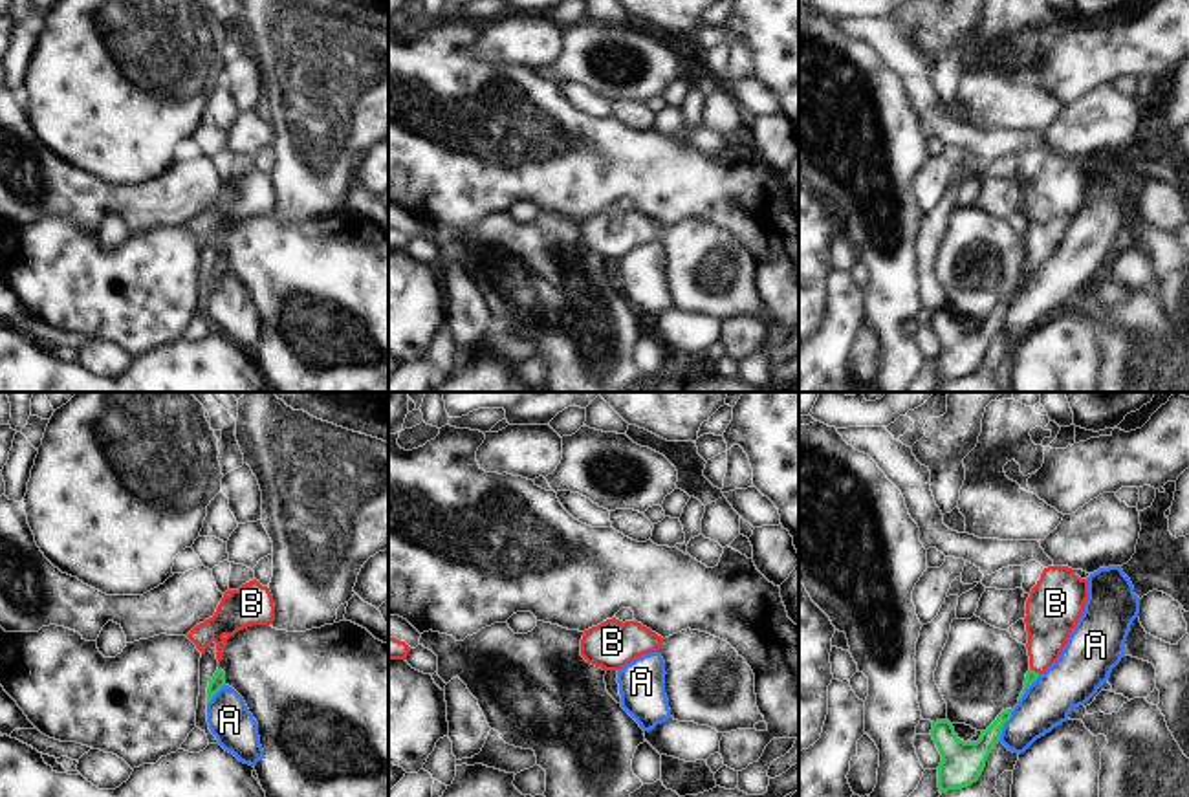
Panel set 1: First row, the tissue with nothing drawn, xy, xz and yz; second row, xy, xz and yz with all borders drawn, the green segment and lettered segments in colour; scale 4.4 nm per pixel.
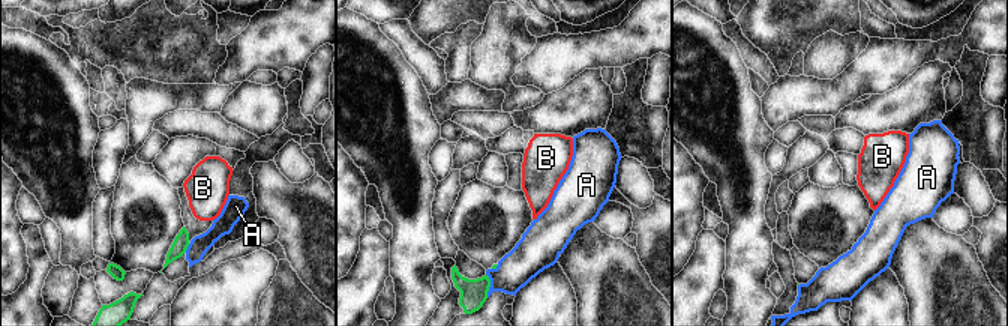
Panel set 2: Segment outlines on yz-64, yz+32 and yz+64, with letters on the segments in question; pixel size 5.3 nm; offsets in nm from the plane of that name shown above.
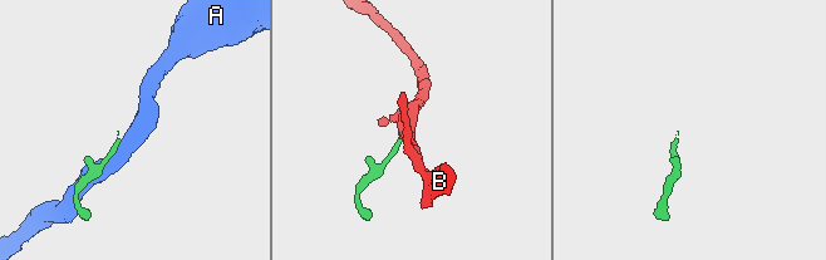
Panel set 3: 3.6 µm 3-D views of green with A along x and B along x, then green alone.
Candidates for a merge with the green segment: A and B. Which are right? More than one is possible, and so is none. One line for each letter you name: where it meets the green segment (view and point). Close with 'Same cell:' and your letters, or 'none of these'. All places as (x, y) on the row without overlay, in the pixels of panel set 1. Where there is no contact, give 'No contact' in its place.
B: Touches green at yz (1034, 261)
Same cell: B.

